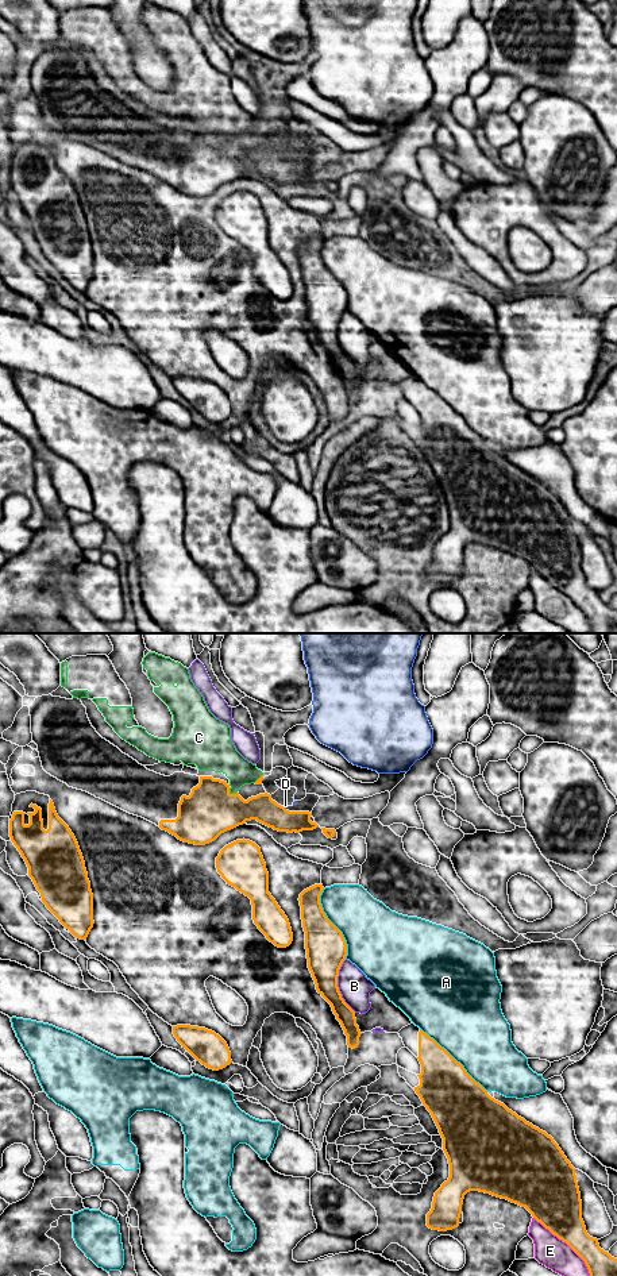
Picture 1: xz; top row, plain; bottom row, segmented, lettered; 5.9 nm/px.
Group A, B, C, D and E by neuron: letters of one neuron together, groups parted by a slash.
A / B / C / D / E

